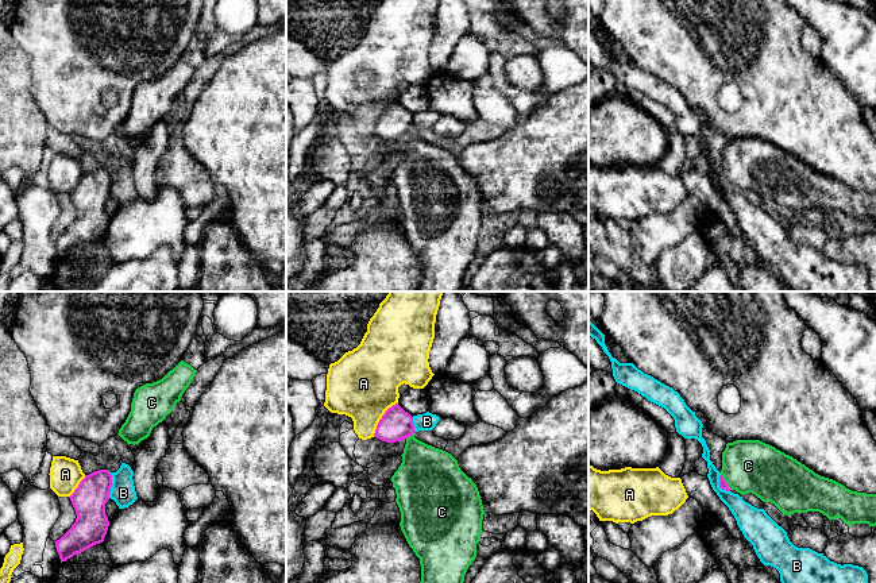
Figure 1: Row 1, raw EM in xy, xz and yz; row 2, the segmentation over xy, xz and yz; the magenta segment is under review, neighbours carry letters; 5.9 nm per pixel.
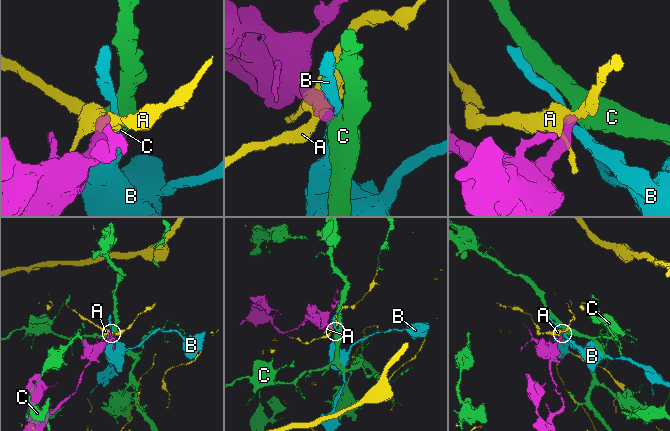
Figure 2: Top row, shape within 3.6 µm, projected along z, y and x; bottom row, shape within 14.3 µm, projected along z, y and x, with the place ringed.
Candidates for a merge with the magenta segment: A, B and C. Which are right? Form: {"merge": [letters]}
{"merge": ["C"]}

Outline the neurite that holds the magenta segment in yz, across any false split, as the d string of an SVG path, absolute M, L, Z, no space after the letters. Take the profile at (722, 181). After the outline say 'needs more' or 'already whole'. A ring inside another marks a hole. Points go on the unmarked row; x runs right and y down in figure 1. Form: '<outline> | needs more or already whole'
M736 138L722 150L719 185L741 193L752 190L763 200L773 201L783 212L819 209L829 217L841 216L848 224L876 224L876 192L857 190L821 174L790 152L760 138Z | needs more

